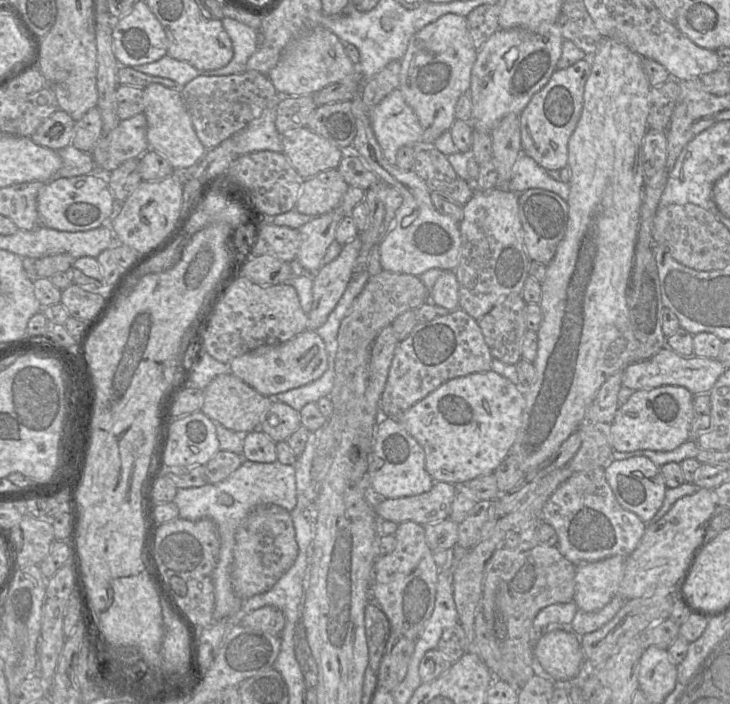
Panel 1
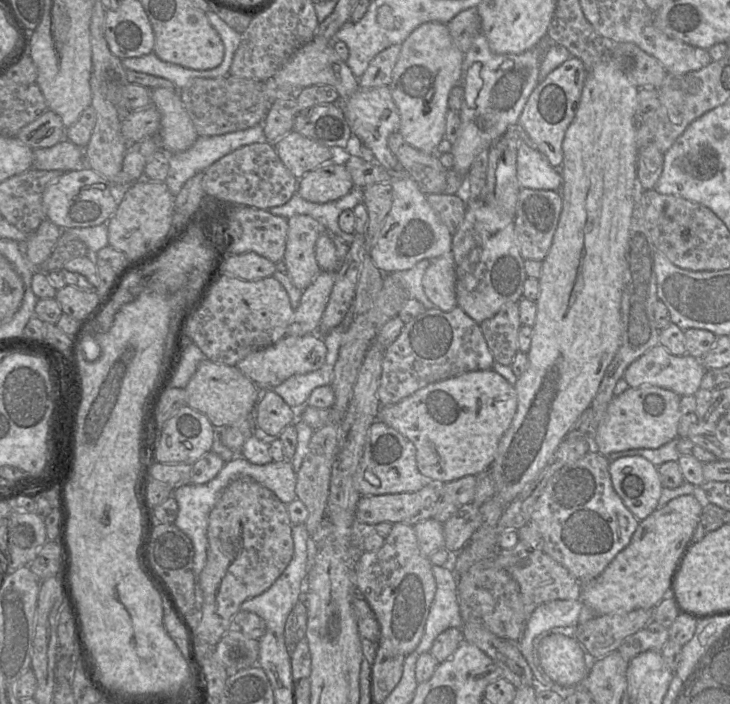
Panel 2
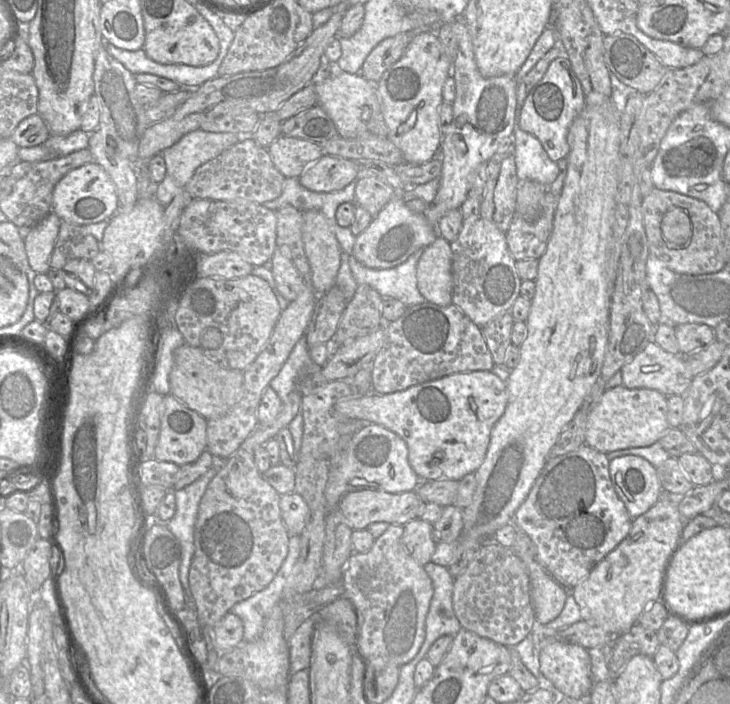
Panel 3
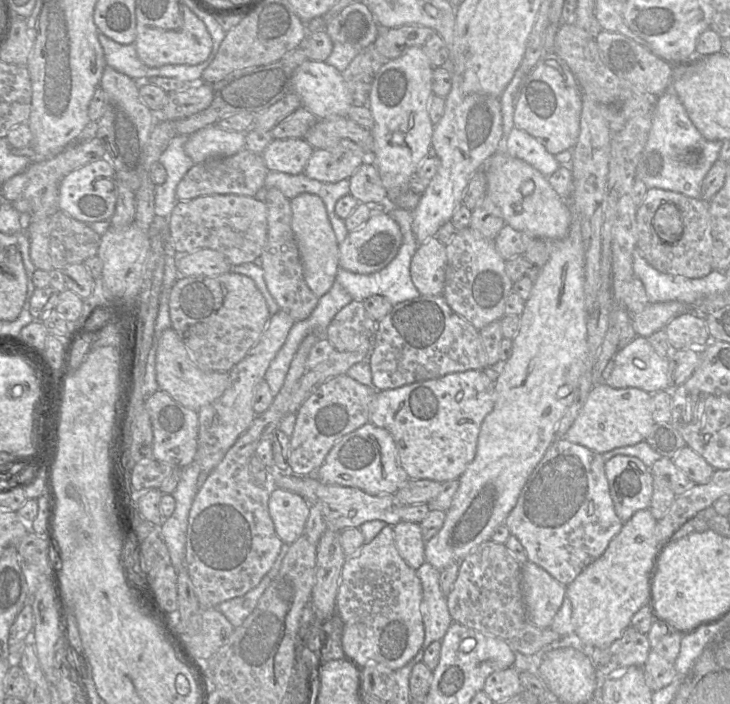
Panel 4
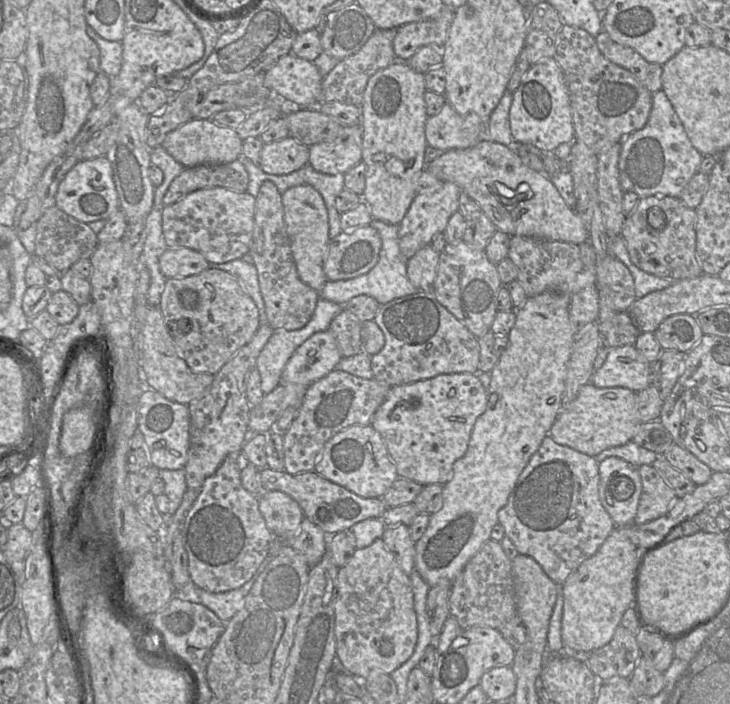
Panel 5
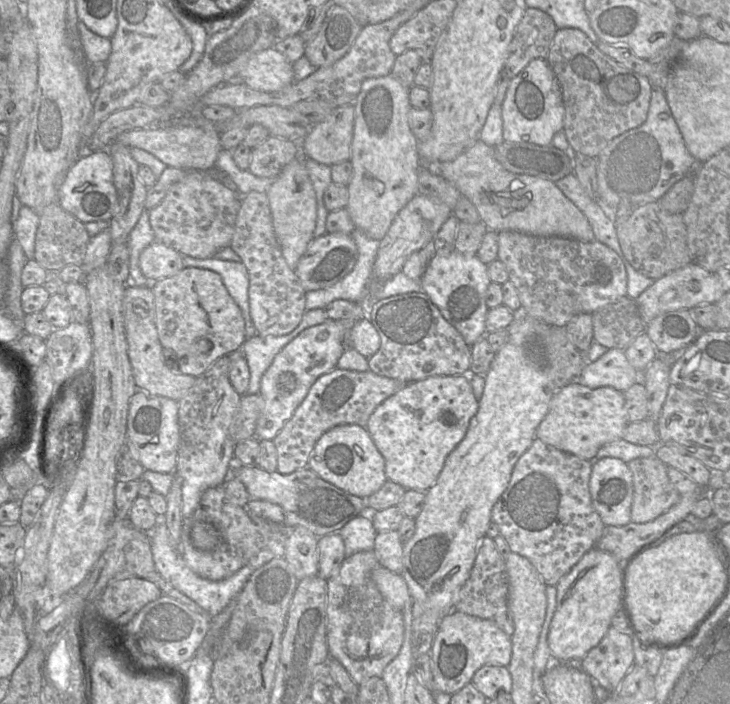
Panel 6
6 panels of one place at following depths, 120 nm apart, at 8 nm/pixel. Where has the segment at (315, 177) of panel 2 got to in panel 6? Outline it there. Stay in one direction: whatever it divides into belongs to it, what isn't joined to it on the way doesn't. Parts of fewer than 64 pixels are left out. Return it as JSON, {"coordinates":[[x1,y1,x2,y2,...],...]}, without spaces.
{"coordinates":[[353,105,335,107,302,142,304,156,327,166,350,161,354,118]]}

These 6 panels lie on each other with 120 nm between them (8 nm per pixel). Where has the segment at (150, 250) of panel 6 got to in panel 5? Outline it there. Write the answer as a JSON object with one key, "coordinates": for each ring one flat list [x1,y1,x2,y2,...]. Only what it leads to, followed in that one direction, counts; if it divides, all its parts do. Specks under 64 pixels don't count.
{"coordinates":[[168,248,159,258,161,273,168,278,184,278,209,268,209,262,190,248]]}

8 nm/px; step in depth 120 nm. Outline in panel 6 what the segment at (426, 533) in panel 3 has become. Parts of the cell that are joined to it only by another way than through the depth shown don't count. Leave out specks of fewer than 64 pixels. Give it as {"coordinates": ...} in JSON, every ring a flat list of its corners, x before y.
{"coordinates":[[397,530,379,532,375,537,373,552,381,566,401,574,403,545]]}

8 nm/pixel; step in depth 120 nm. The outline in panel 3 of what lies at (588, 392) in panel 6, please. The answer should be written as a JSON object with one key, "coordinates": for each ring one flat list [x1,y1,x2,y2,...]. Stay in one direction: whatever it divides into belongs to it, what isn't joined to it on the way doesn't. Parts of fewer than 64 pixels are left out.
{"coordinates":[[622,385,606,389,599,403,587,414,585,443,602,453,650,446,670,427,667,410,667,396,656,390,628,389]]}

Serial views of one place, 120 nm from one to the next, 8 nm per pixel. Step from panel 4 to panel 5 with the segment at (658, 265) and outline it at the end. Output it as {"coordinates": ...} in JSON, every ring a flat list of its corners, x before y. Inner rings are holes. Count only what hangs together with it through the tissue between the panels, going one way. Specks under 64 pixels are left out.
{"coordinates":[[659,195,641,198,634,211,627,216,621,236,633,264,648,274,675,280,695,278,703,274,696,255,696,212,687,207,680,198],[654,208,660,208,665,214,666,226,662,230,649,224,649,213]]}

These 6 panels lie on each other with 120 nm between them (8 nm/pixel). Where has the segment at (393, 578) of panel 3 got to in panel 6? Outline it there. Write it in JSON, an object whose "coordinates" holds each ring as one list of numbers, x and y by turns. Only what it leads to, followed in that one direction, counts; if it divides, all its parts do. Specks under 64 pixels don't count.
{"coordinates":[[372,551,356,552,346,557,338,572,327,580,327,644,329,656,340,662,358,685,370,677,381,677,385,667,397,656,404,639,401,611,390,606,374,583,371,573,379,564]]}

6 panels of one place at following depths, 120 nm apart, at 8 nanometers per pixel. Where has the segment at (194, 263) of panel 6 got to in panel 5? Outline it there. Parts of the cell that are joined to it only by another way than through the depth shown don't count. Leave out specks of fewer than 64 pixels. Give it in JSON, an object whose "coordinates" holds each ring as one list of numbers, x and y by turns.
{"coordinates":[[236,259,222,264,209,263,209,265,211,268,223,270,233,275,257,306,260,325,268,324,264,300,260,292,258,274,254,264]]}

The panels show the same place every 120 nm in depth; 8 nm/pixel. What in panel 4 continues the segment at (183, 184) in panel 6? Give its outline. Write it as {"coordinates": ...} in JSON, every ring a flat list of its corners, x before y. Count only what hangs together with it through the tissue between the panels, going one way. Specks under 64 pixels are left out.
{"coordinates":[[212,194,178,201,168,217,172,246,177,254,209,248,222,253,233,265,260,259,267,241,267,207,250,196]]}

